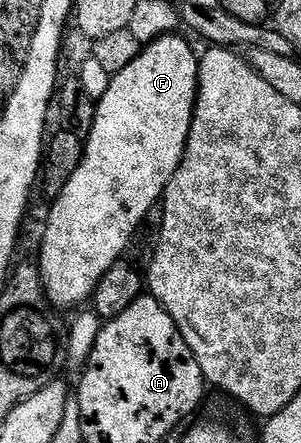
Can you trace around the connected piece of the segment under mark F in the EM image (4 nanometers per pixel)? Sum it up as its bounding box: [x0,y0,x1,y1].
[37,33,200,312]

